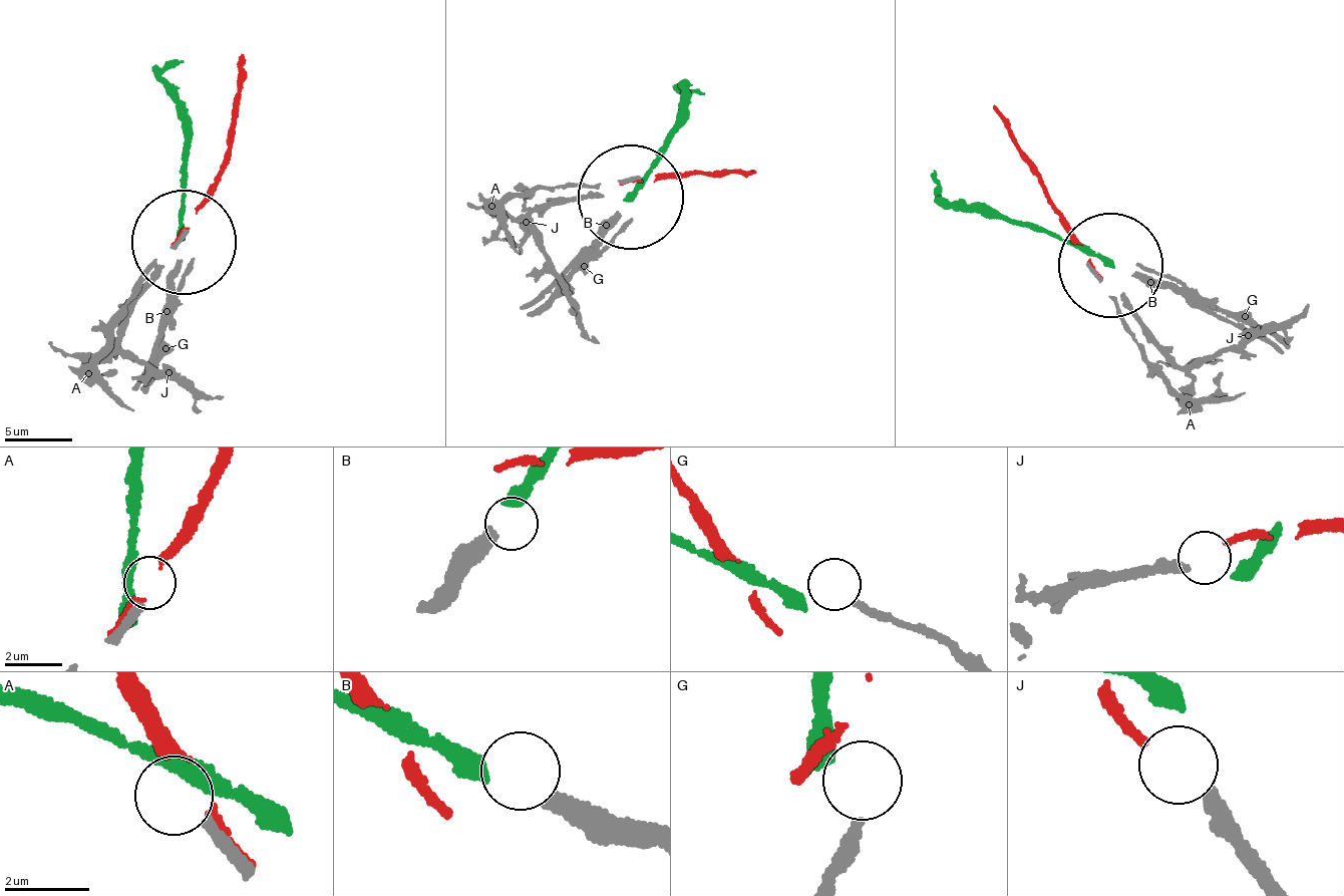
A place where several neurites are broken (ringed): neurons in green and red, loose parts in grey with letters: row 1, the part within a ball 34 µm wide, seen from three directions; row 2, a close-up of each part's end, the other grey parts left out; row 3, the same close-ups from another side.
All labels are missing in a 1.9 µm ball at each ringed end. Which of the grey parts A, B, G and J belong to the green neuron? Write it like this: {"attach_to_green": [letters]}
{"attach_to_green": ["B"]}

